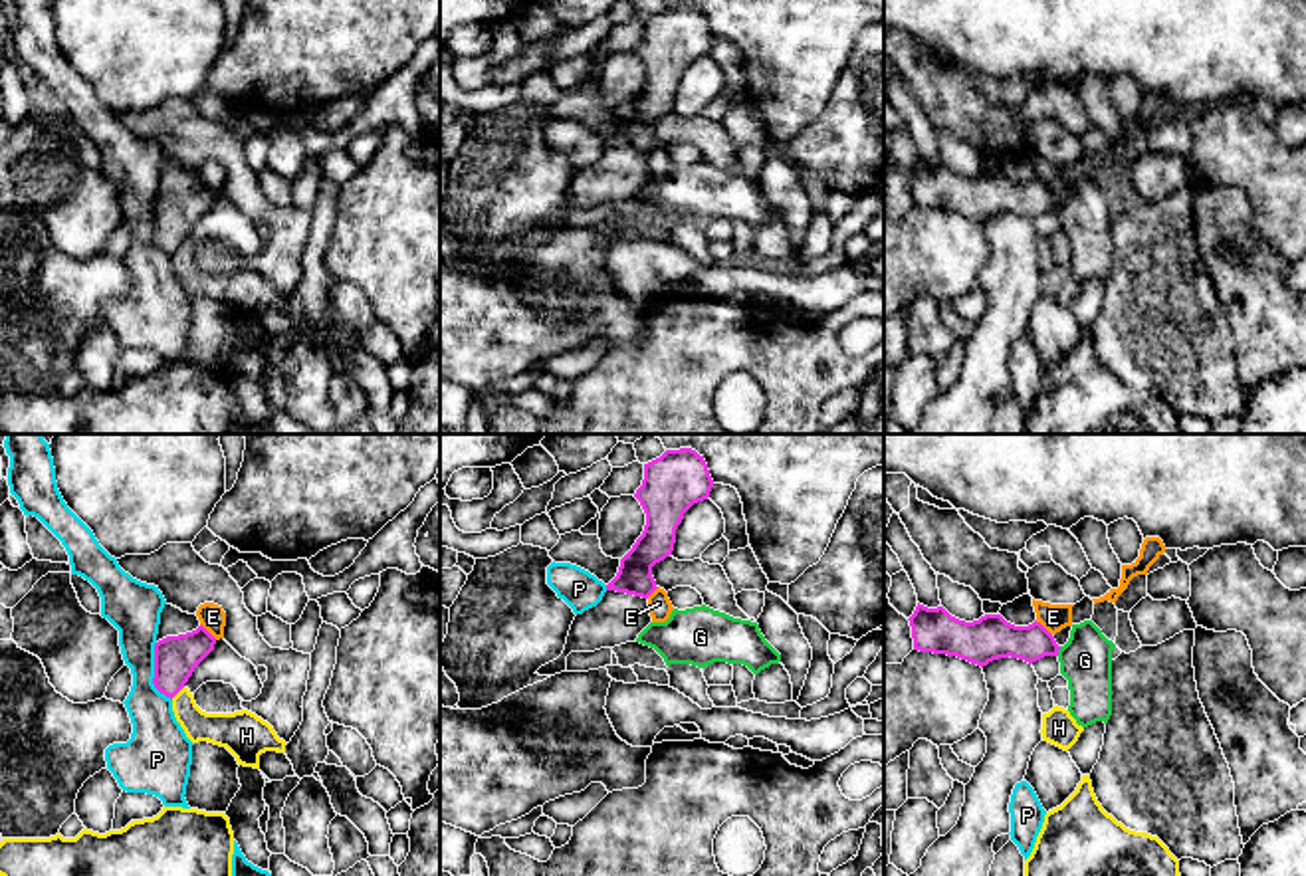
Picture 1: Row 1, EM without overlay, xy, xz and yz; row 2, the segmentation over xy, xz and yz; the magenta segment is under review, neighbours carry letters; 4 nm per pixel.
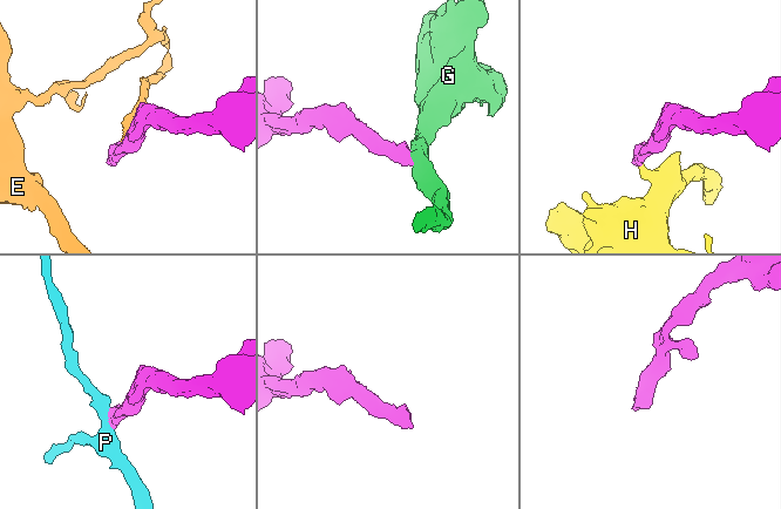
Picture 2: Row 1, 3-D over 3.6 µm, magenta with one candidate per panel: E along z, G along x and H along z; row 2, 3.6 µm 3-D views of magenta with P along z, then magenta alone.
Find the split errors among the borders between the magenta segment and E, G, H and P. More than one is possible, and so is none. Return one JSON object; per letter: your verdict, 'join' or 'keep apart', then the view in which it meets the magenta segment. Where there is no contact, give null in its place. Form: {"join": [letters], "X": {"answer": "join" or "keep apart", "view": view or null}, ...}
{"join": [], "E": {"answer": "keep apart", "view": "xy"}, "G": {"answer": "keep apart", "view": "yz"}, "H": {"answer": "keep apart", "view": "xy"}, "P": {"answer": "keep apart", "view": "xy"}}

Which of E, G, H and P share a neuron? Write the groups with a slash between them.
E / G / H / P

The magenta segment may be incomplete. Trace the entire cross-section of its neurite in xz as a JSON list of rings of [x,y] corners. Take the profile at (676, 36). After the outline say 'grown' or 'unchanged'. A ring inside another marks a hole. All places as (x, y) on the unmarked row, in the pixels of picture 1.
[[[692,4],[666,6],[644,20],[644,36],[634,50],[646,69],[642,91],[620,115],[602,157],[575,172],[563,210],[535,230],[567,228],[571,208],[614,204],[638,194],[652,178],[648,153],[658,145],[652,123],[672,111],[684,69],[707,55],[711,44],[713,36],[704,12]]]; grown

